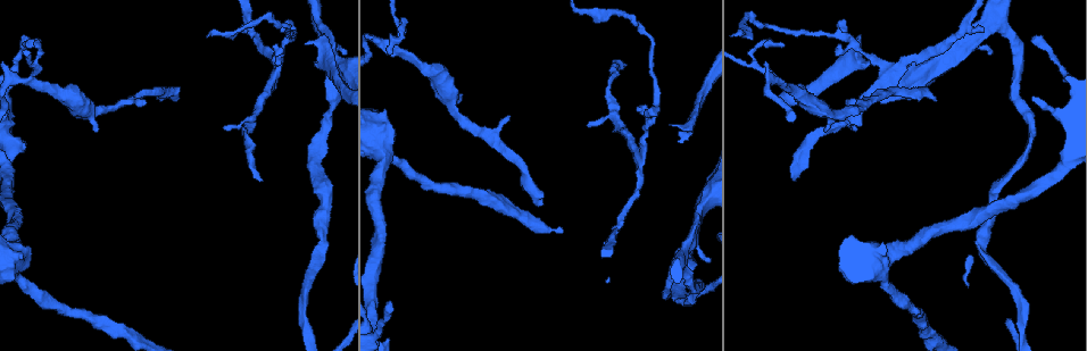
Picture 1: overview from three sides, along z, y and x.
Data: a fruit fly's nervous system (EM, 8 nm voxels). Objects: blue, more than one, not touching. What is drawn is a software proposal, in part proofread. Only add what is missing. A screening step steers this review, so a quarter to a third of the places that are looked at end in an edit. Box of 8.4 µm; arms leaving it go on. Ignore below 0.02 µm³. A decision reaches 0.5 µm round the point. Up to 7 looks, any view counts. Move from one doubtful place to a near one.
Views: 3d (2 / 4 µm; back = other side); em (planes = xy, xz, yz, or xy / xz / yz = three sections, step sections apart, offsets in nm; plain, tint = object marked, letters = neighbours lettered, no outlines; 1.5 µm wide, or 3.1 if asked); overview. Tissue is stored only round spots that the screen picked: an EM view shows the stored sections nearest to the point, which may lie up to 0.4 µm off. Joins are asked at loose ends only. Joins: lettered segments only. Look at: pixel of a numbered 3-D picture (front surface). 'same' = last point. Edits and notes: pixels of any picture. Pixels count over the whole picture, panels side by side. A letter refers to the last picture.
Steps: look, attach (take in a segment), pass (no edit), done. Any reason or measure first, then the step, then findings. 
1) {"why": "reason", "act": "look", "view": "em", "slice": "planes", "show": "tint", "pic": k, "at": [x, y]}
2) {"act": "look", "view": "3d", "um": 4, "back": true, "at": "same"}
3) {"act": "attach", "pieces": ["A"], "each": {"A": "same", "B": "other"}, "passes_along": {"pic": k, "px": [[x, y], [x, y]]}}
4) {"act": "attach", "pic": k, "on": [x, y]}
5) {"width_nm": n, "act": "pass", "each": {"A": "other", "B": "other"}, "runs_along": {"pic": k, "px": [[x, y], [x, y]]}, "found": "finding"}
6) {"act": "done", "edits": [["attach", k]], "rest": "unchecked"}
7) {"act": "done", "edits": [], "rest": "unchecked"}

{"why": "branch stops here", "act": "look", "view": "3d", "um": 2, "pic": 1, "at": [793, 181]}

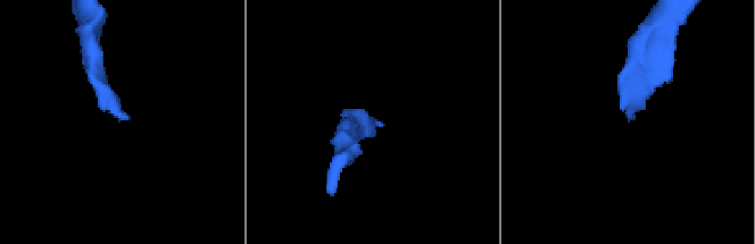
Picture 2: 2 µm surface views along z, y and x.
{"act": "look", "view": "em", "slice": "xz", "step": 8, "show": "tint", "pic": 2, "at": [125, 117]}

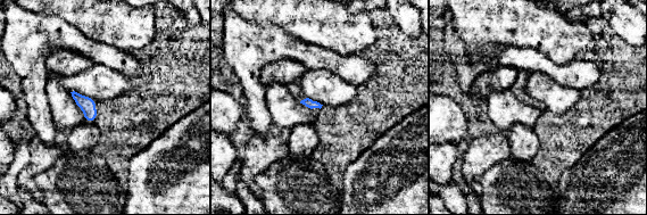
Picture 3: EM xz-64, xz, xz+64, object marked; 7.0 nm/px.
{"why": "another direction", "act": "look", "view": "em", "slice": "planes", "show": "letters", "at": "same"}

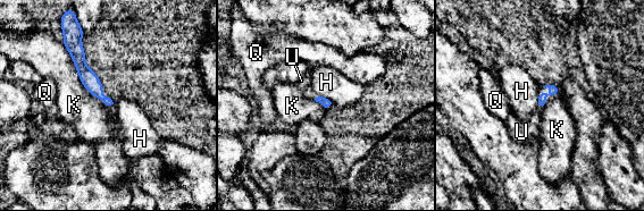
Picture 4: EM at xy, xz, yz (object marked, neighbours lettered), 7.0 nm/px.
{"act": "attach", "pieces": ["U"], "each": {"H": "other", "K": "other", "Q": "other", "U": "same"}, "passes_along": {"pic": 4, "px": [[325, 102], [316, 98], [303, 84]]}, "found": "it goes on there"}

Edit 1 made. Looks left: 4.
{"why": "redraw", "act": "look", "view": "overview"}

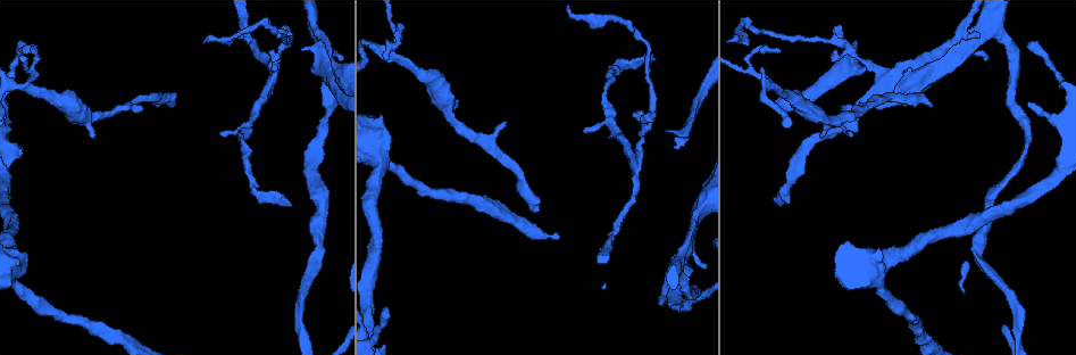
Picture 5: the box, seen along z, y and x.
{"why": "branch stops here", "act": "look", "view": "em", "slice": "planes", "show": "letters", "pic": 5, "at": [850, 133]}

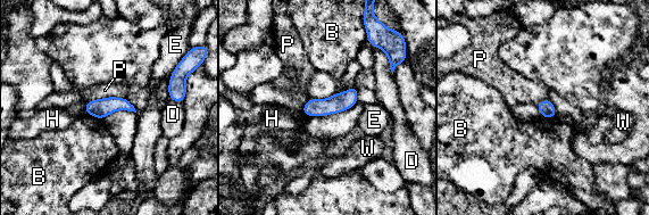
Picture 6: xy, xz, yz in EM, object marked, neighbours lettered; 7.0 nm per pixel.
{"longest_contact_nm": ["P", 300], "act": "pass", "each": {"B": "other", "D": "other", "E": "other", "H": "other", "P": "other", "W": "other"}, "border": {"pic": 6, "px": [[125, 97], [103, 97], [85, 102]]}, "found": "none of them fits"}

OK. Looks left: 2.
{"why": "tapers out", "act": "look", "view": "em", "slice": "xy", "step": 4, "show": "letters", "pic": 5, "at": [778, 49]}

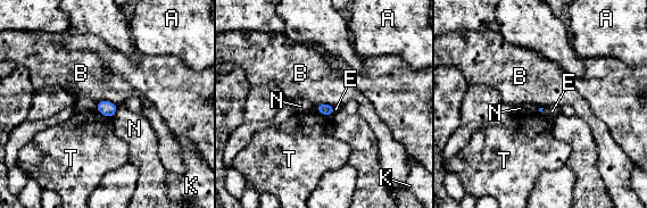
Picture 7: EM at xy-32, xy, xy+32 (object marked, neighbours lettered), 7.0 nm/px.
{"longest_contact_nm": ["B", 150], "act": "pass", "each": {"A": "other", "B": "other", "E": "other", "K": "other", "N": "other", "T": "other"}, "found": "no lettered segment goes on from it"}

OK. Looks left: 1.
{"act": "done", "edits": [["attach", 4]], "rest": "unchecked"}

